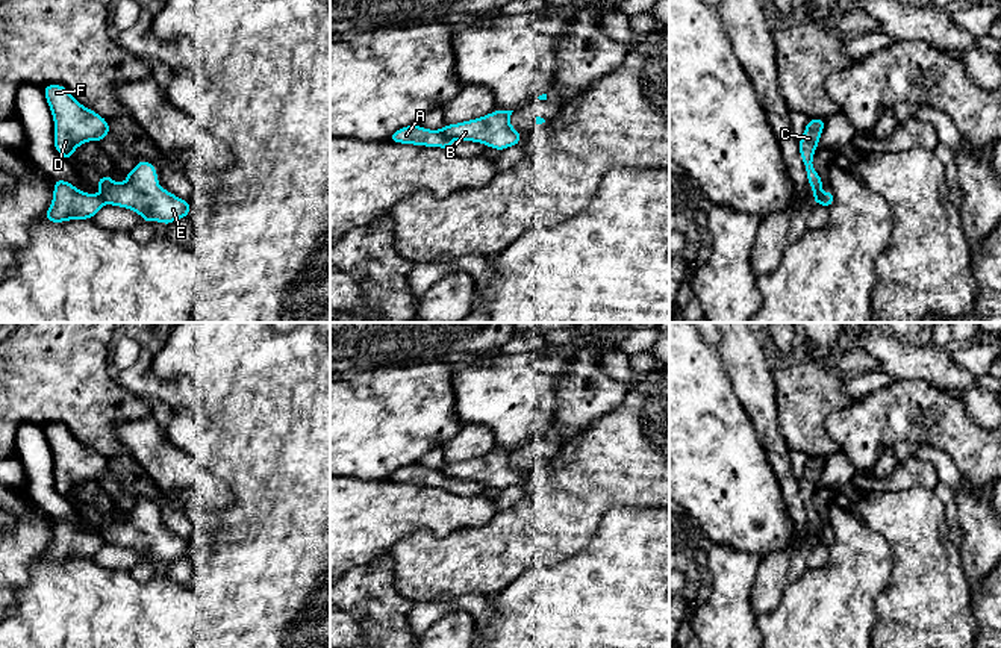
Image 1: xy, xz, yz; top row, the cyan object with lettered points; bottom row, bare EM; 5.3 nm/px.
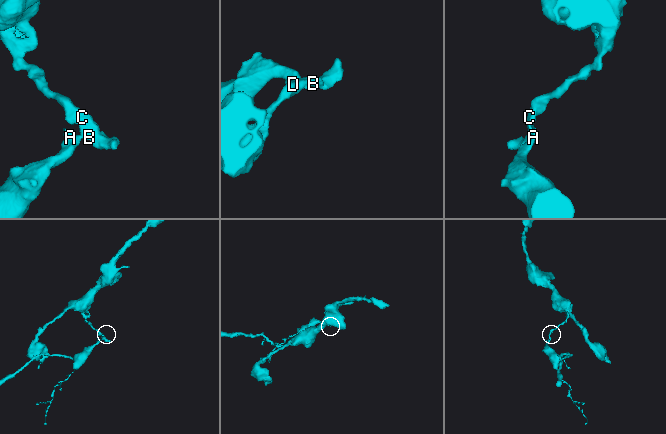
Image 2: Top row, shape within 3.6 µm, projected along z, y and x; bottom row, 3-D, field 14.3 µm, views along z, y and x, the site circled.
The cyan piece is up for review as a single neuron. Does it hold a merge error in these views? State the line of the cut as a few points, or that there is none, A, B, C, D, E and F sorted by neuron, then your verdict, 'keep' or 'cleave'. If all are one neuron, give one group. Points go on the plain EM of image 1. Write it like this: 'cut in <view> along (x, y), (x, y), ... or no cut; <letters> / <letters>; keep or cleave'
cut in xz along (439, 470), (452, 479); A / B C D E F; cleave

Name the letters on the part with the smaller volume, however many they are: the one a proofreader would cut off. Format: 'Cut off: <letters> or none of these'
Cut off: A

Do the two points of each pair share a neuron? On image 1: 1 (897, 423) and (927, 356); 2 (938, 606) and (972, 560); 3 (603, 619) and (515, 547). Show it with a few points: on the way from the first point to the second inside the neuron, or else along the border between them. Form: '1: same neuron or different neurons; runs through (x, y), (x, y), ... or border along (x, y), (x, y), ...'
1: different neurons; border along (900, 379), (924, 379), (945, 392)
2: different neurons; border along (957, 547), (962, 570), (971, 582)
3: different neurons; border along (536, 563), (524, 570), (508, 586)

